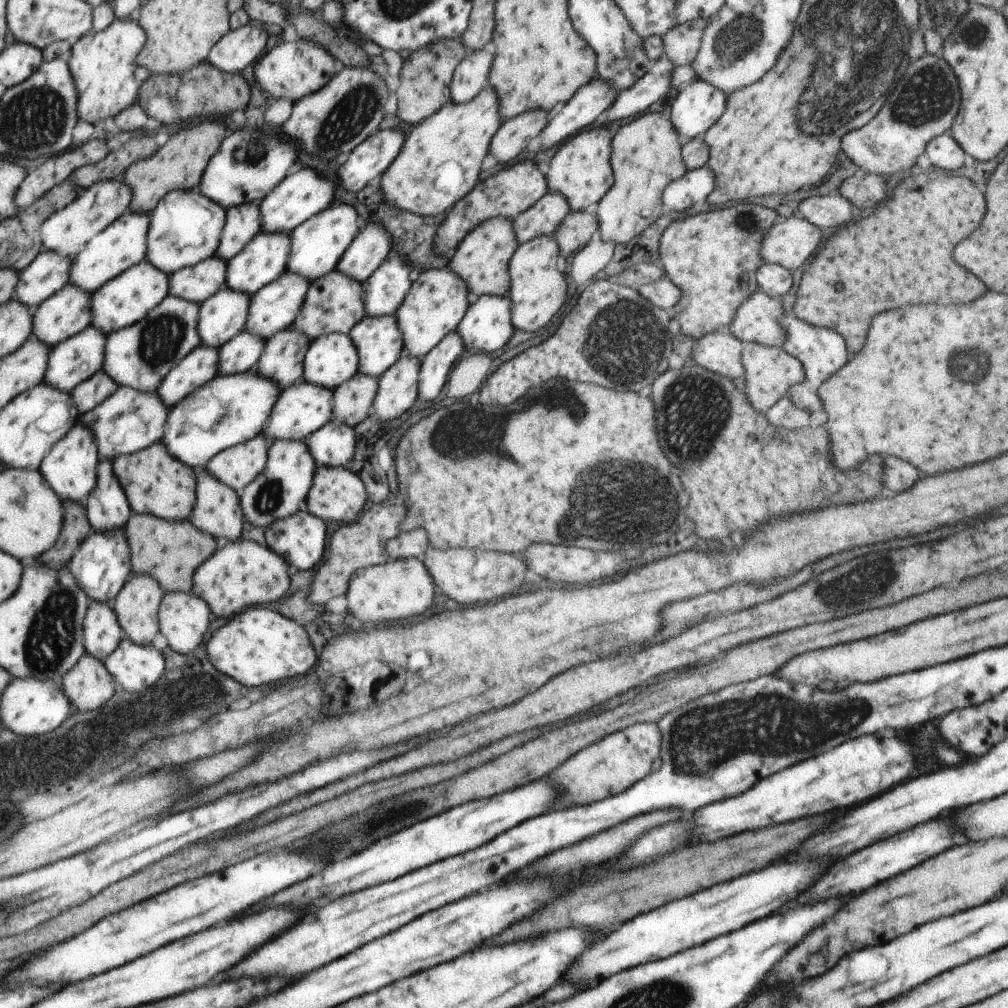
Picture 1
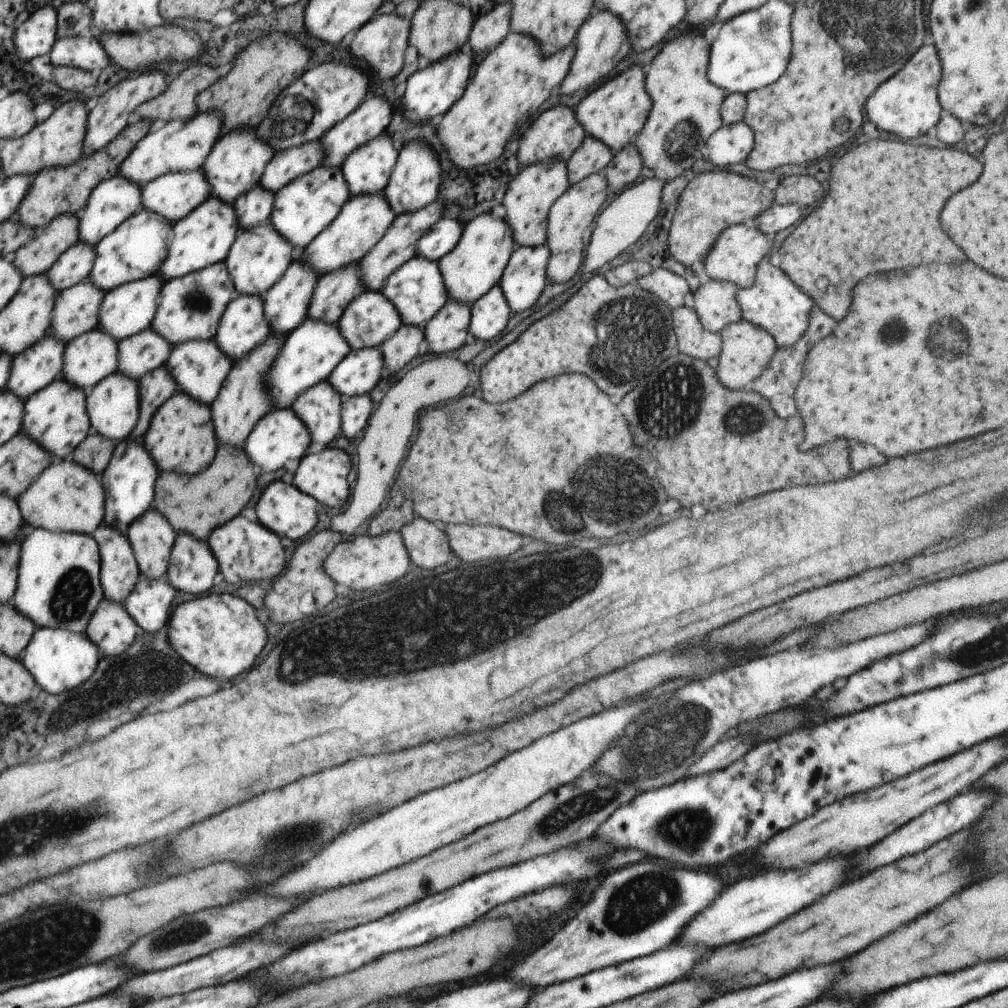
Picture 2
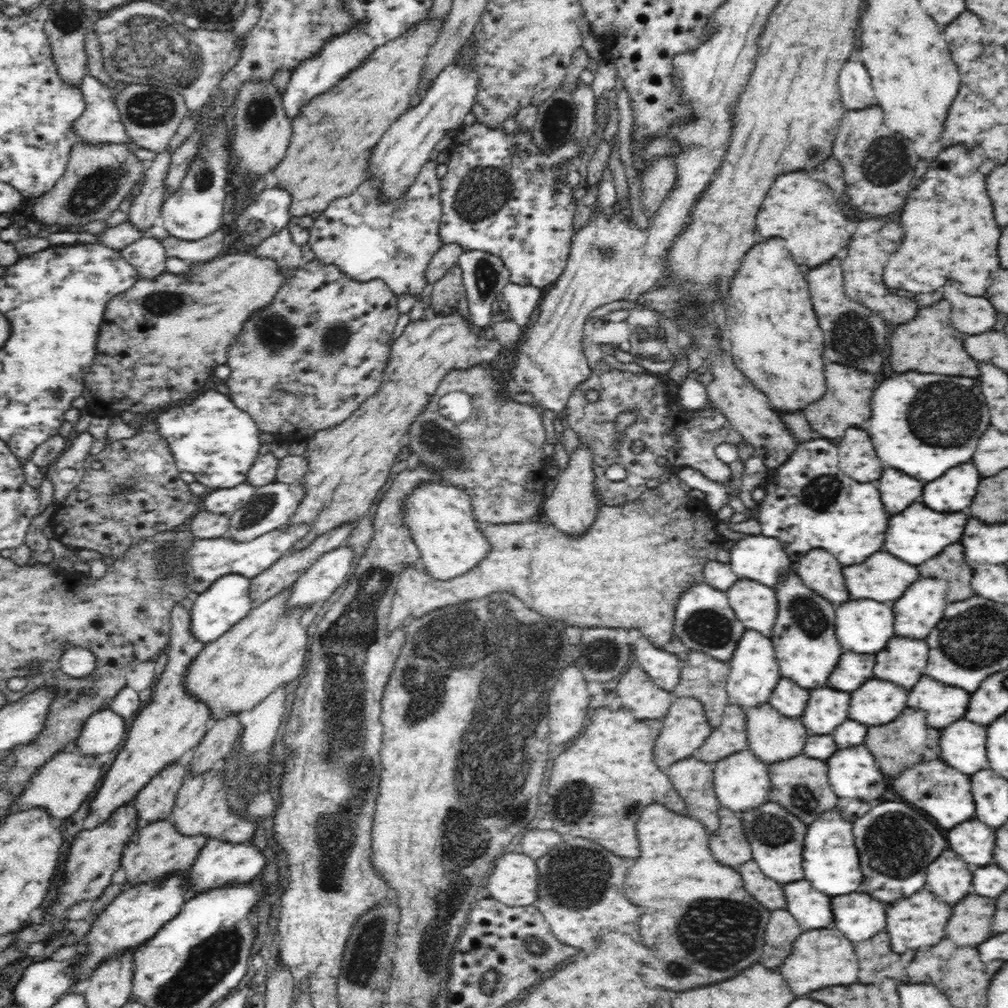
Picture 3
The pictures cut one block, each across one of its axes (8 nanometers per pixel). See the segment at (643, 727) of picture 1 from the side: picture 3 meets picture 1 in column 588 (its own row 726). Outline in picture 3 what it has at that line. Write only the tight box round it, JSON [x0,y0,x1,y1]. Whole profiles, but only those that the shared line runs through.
[745,702,810,765]

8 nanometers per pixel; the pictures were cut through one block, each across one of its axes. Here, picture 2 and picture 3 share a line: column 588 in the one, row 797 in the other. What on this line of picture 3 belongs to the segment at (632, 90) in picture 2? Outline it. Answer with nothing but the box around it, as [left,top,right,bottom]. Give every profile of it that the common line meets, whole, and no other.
[90,603,211,824]

